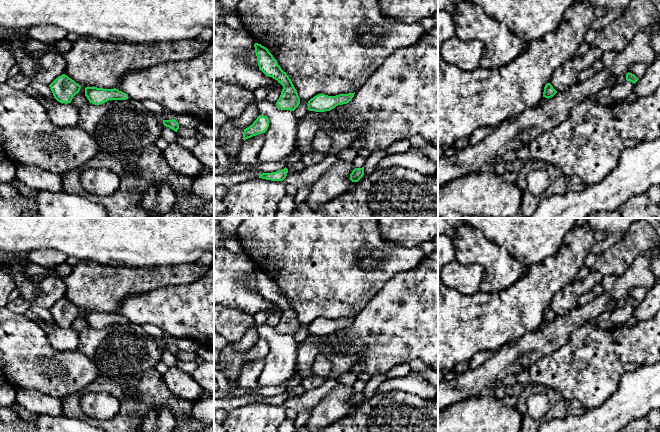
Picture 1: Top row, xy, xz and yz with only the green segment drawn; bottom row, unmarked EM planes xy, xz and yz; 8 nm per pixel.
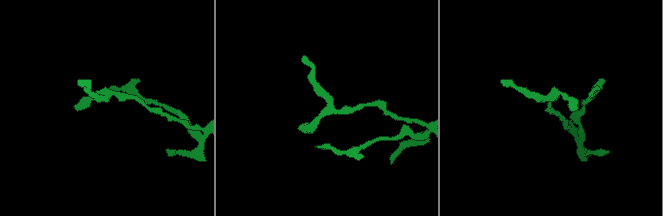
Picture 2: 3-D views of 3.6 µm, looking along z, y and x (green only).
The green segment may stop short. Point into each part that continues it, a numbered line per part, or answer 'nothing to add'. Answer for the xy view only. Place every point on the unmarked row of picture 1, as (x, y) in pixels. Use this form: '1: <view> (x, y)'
nothing to add

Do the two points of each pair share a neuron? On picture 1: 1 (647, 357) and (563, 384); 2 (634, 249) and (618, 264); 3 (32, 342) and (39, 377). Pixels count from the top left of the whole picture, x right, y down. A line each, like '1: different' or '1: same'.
1: same
2: same
3: same

